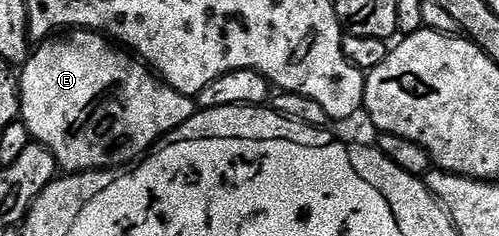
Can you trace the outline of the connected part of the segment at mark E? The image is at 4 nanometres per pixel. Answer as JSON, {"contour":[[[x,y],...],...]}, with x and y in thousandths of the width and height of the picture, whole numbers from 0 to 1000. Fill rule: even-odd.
{"contour":[[[144,123],[134,140],[114,144],[94,174],[82,178],[80,199],[58,229],[56,254],[44,271],[36,318],[36,381],[40,390],[38,500],[52,530],[58,576],[70,602],[82,606],[112,674],[114,712],[128,733],[158,733],[164,725],[214,725],[216,712],[242,712],[279,678],[349,547],[357,547],[377,500],[391,487],[397,458],[379,407],[357,394],[339,369],[327,335],[315,326],[279,246],[267,242],[255,212],[242,208],[230,178],[218,174],[206,144],[174,123]]]}

